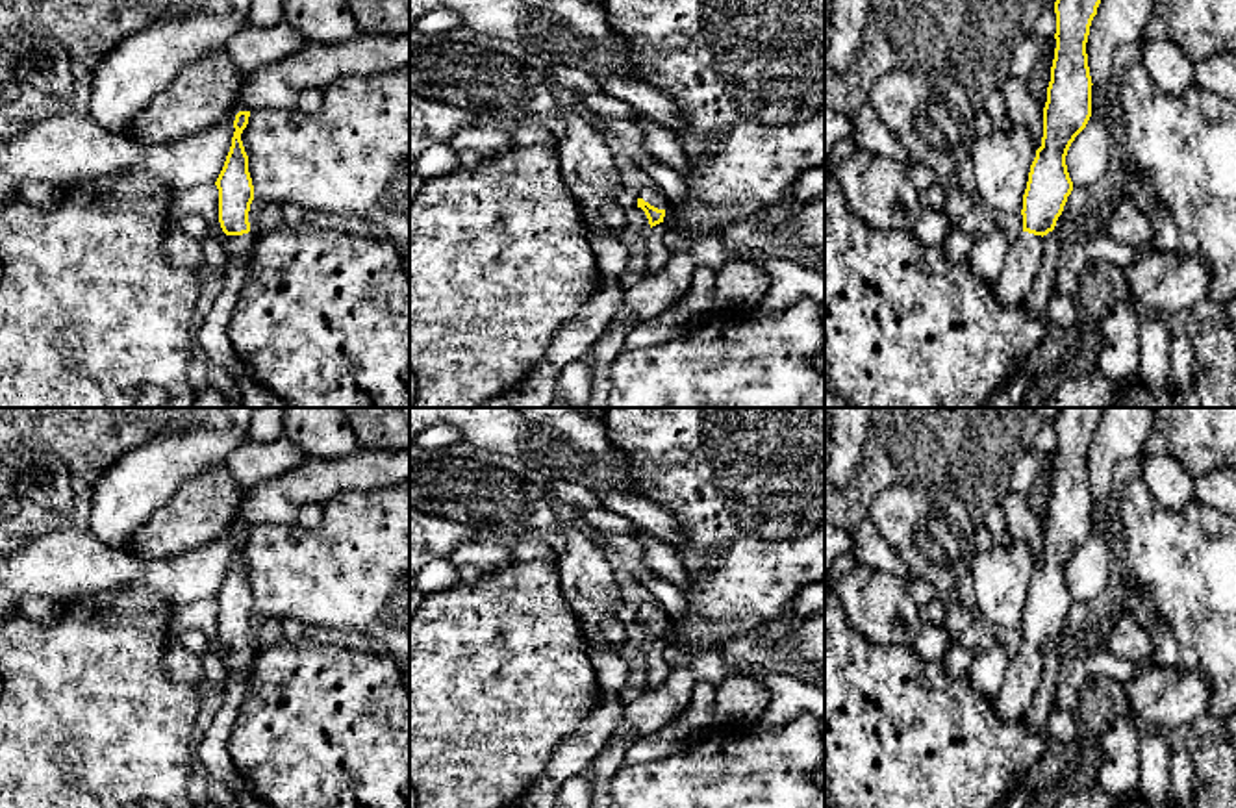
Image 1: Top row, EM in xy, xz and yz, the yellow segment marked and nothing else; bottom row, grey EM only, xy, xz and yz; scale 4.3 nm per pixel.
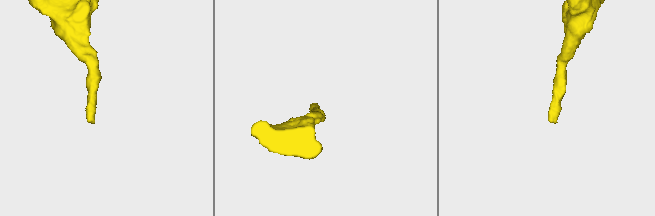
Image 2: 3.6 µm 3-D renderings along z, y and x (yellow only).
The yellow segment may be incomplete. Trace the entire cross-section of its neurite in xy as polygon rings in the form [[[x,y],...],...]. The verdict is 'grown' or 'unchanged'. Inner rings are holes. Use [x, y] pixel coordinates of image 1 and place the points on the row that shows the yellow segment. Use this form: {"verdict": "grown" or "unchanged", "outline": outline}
{"verdict": "grown", "outline": [[[239,111],[235,115],[235,120],[233,120],[235,132],[232,137],[232,146],[226,156],[224,167],[215,182],[219,189],[219,222],[222,232],[228,235],[222,246],[226,256],[224,269],[230,269],[239,263],[250,263],[250,258],[254,254],[254,243],[256,243],[256,235],[250,232],[250,222],[248,222],[250,204],[254,200],[254,185],[248,172],[248,156],[241,141],[241,133],[248,124],[248,117],[250,117],[250,111]]]}

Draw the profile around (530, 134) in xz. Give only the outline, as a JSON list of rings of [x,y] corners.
[[[524,124],[511,128],[511,146],[534,146],[534,145],[552,145],[558,143],[556,137],[539,124]]]

